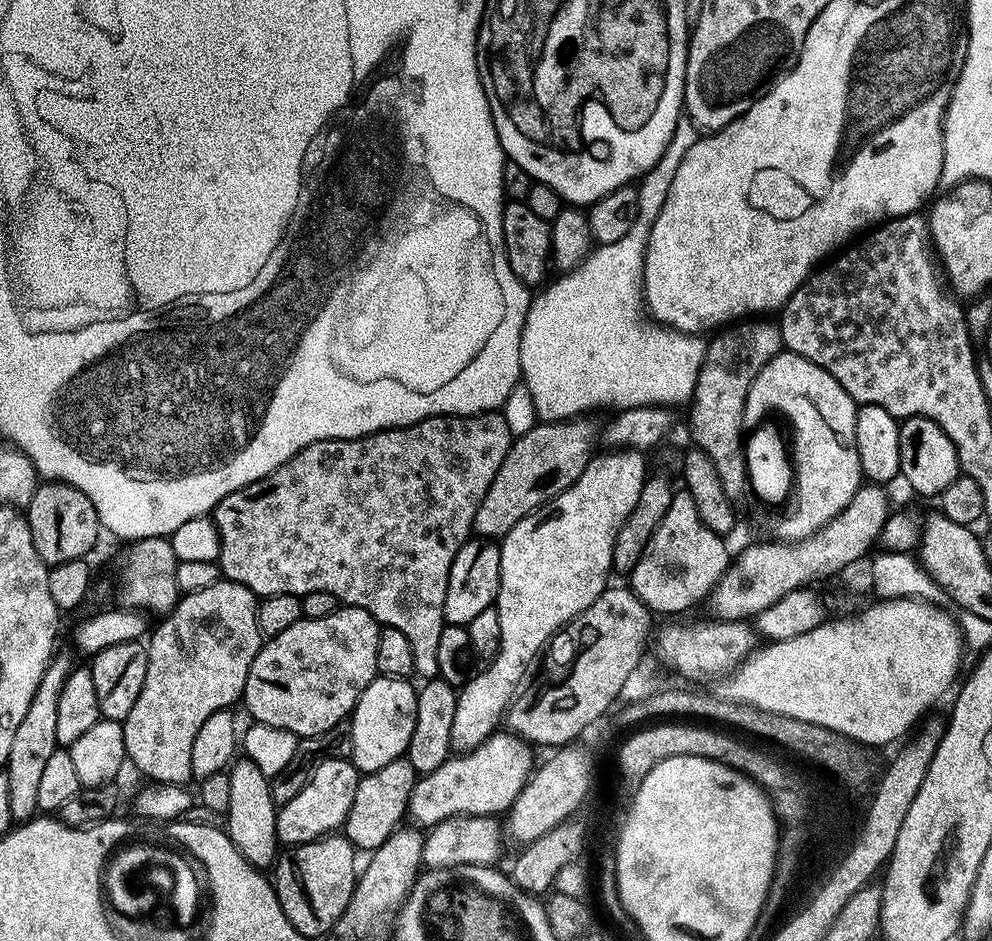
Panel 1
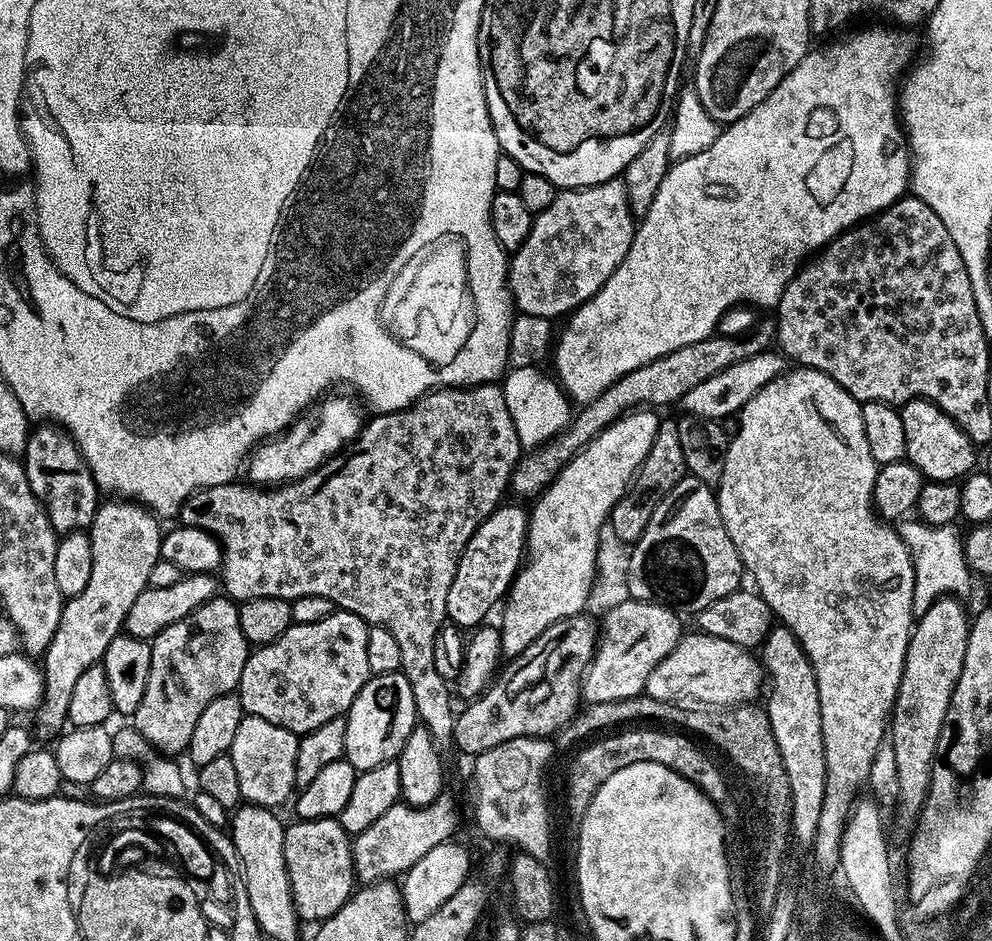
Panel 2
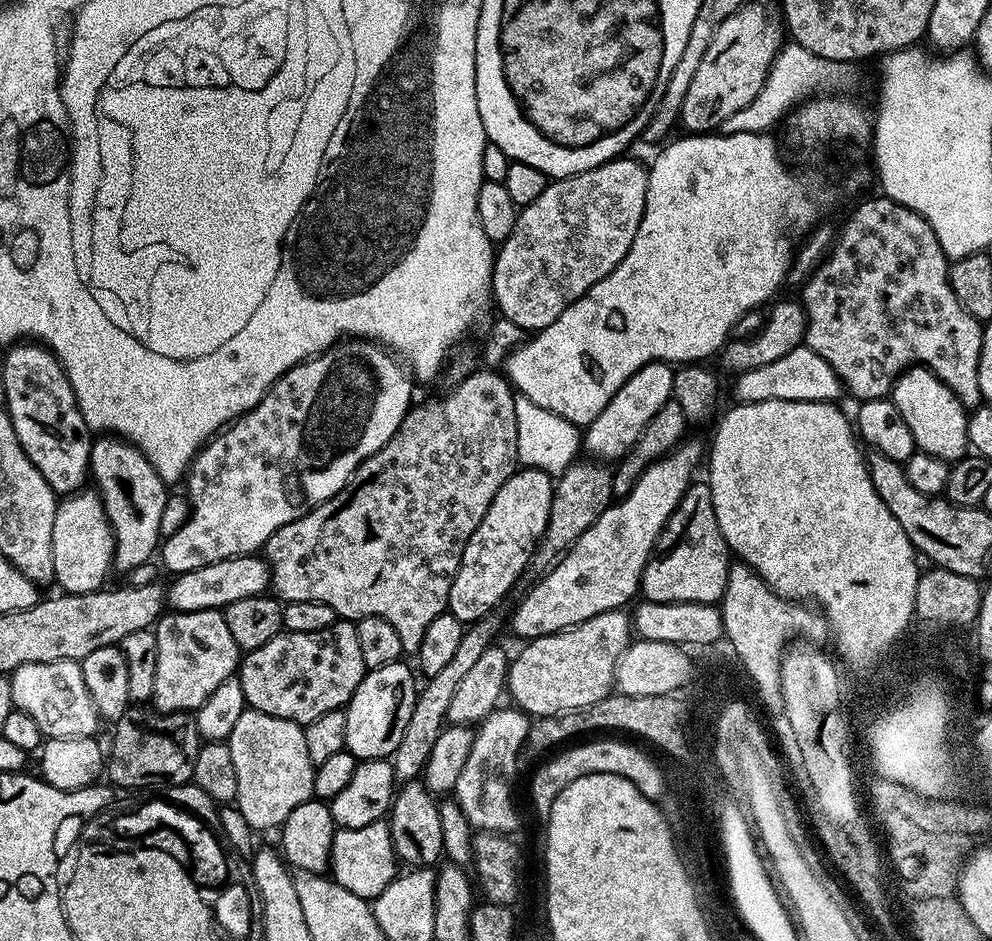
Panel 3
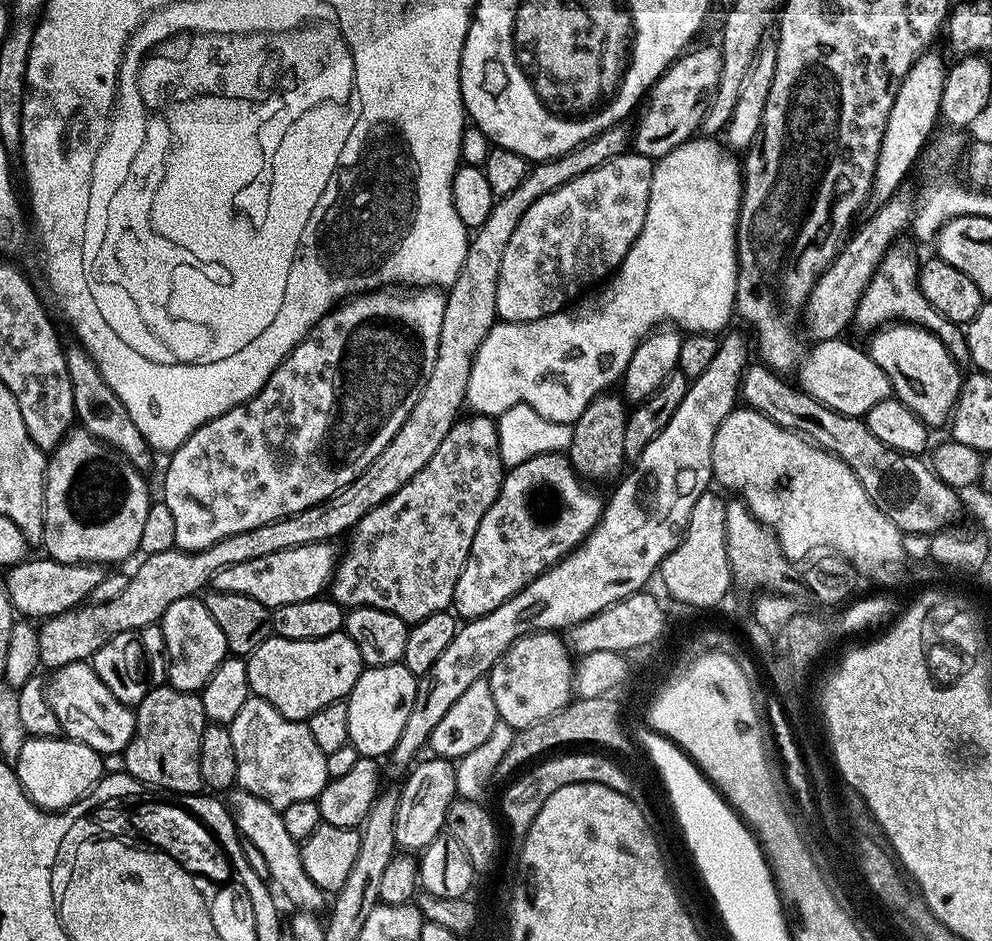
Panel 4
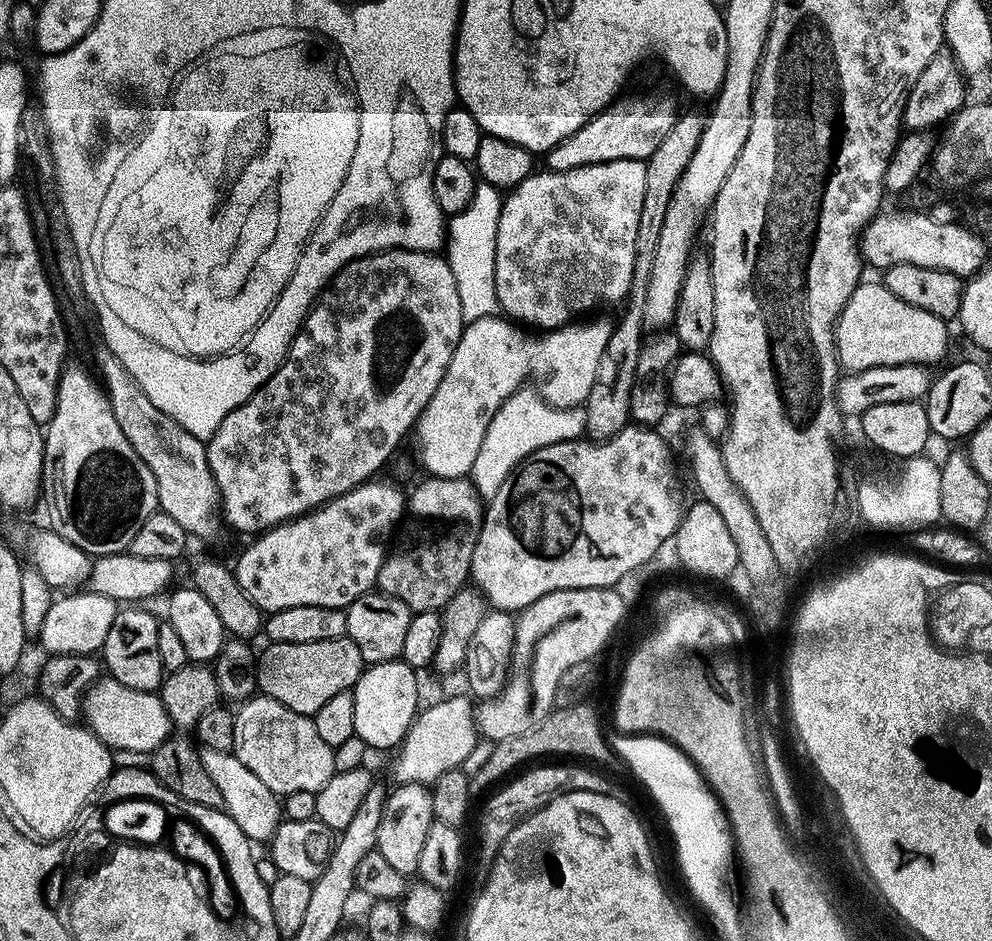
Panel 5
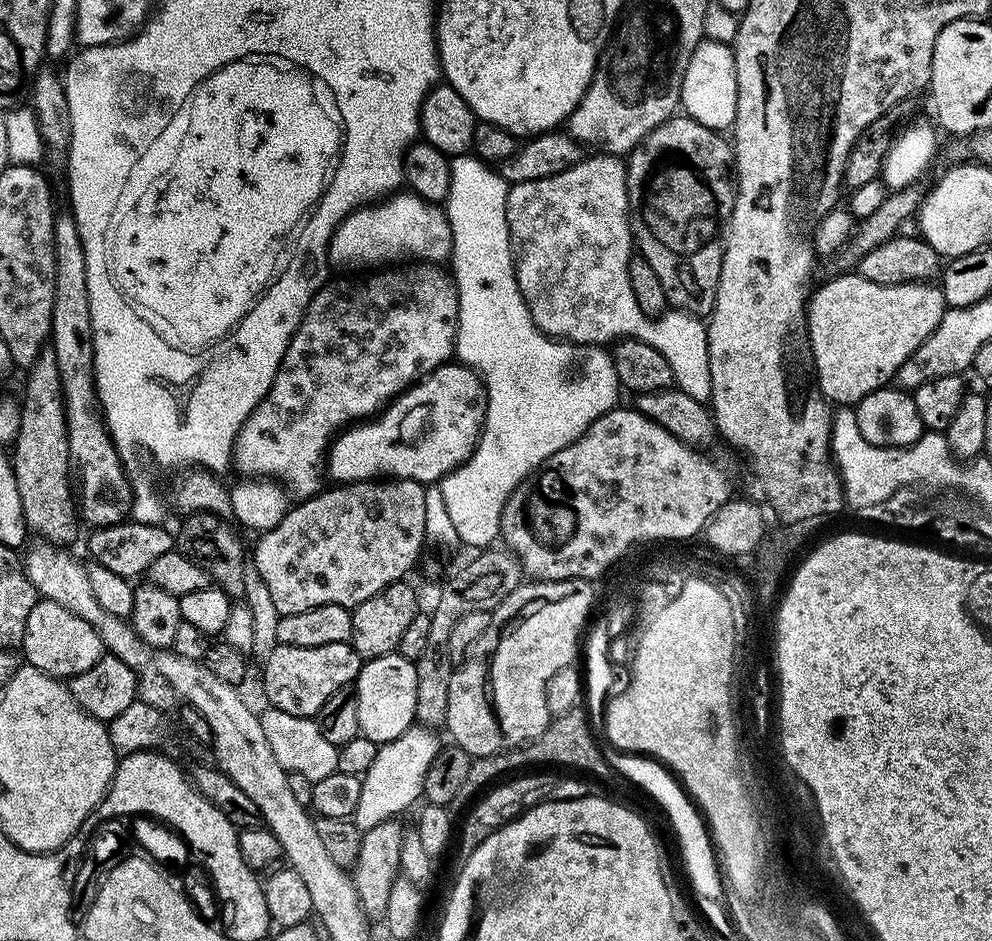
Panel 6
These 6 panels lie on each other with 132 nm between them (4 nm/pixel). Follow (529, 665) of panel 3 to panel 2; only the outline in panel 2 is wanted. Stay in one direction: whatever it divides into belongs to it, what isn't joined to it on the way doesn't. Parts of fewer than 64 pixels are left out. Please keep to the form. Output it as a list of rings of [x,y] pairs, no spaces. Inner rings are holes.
[[[631,598],[603,613],[604,628],[602,624],[592,660],[584,672],[583,699],[588,704],[597,704],[629,700],[631,696],[637,695],[638,677],[647,676],[651,668],[662,662],[662,658],[666,658],[666,654],[670,654],[670,650],[674,650],[674,646],[680,640],[682,629],[679,618],[681,619],[665,604],[651,604],[645,600]]]

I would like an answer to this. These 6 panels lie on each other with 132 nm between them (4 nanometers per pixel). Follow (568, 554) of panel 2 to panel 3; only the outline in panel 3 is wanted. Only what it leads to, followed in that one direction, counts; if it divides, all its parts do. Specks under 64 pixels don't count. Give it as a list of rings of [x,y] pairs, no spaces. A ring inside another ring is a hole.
[[[653,362],[637,370],[620,387],[618,394],[606,402],[606,410],[602,410],[602,414],[598,414],[598,418],[583,429],[583,451],[600,462],[616,462],[627,456],[634,442],[638,442],[642,430],[646,430],[650,418],[654,418],[664,403],[672,399],[673,371],[673,365],[668,362]]]

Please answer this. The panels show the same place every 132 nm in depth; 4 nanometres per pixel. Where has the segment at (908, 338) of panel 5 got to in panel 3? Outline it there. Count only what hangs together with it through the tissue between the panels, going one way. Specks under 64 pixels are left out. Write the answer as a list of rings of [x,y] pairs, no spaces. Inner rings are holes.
[[[917,366],[903,372],[896,379],[890,398],[896,403],[898,410],[902,410],[902,418],[906,418],[906,424],[914,434],[914,442],[919,451],[934,454],[936,458],[949,462],[958,461],[969,455],[969,413],[963,402],[950,390],[950,386],[941,382],[928,368]]]

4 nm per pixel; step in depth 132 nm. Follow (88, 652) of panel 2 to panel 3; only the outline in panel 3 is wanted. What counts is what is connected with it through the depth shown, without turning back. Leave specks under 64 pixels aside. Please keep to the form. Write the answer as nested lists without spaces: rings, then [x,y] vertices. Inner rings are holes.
[[[100,434],[93,439],[88,466],[116,539],[115,571],[127,574],[157,555],[162,540],[162,509],[170,495],[169,485],[140,450],[115,434]]]

